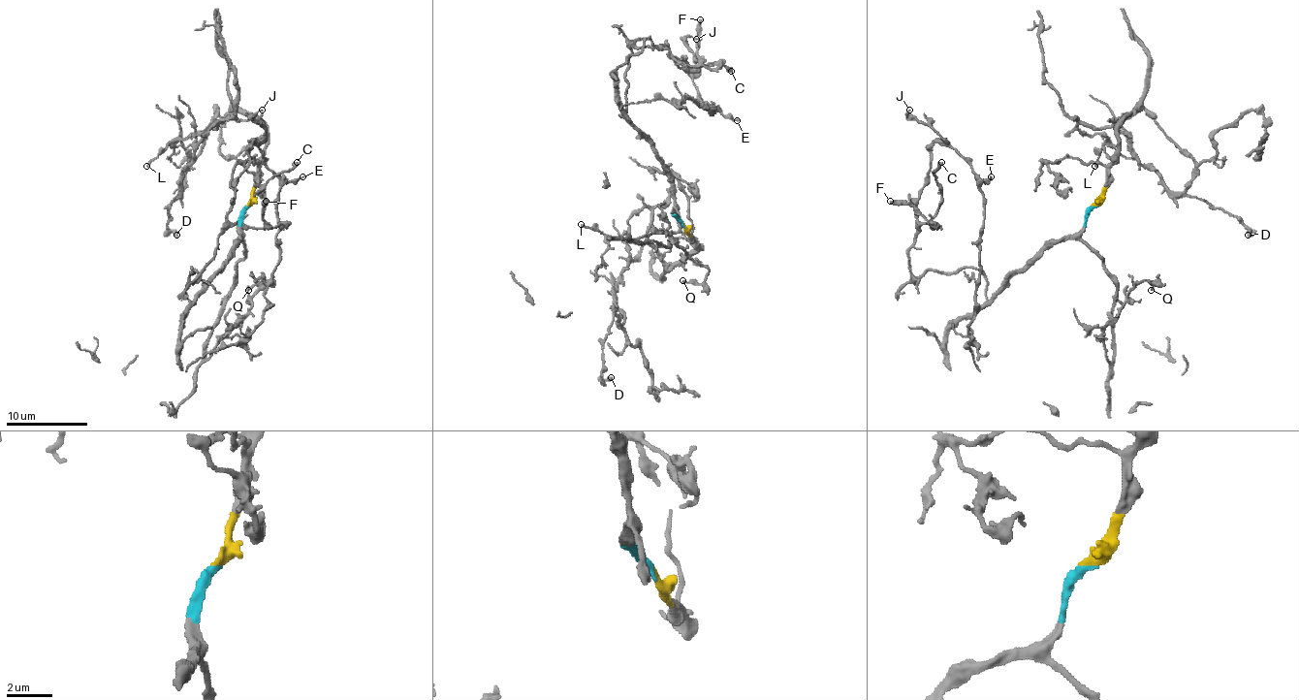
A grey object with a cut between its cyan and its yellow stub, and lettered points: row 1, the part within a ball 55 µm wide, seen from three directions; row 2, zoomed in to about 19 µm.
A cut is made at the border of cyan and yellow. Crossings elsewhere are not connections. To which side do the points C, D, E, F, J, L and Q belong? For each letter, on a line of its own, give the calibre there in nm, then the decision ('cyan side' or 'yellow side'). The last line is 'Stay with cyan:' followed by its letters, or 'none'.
C: calibre 380 nm; cyan side
D: calibre 300 nm; yellow side
E: calibre 160 nm; cyan side
F: calibre 240 nm; cyan side
J: calibre 110 nm; cyan side
L: calibre 150 nm; yellow side
Q: calibre 160 nm; cyan side
Stay with cyan: C, E, F, J, Q

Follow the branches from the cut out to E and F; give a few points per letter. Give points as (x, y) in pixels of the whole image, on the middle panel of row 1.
E: (682, 222), (664, 161), (619, 115), (631, 45), (649, 39), (666, 47), (688, 65), (703, 102), (738, 120)
F: (682, 222), (674, 179), (619, 115), (631, 45), (648, 39), (697, 65), (701, 20)

